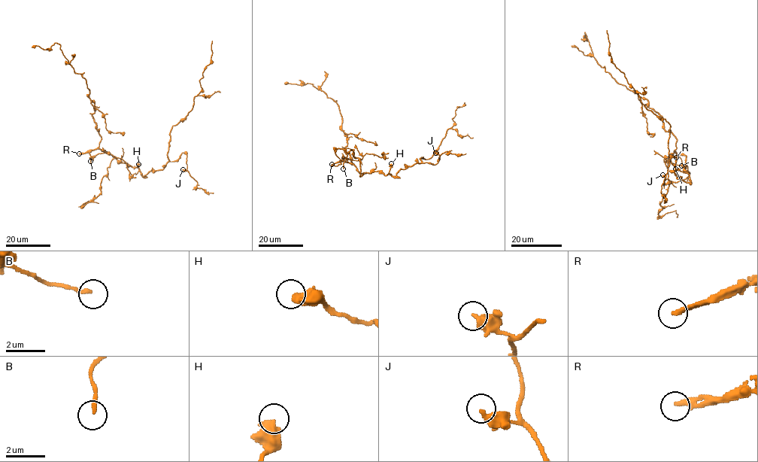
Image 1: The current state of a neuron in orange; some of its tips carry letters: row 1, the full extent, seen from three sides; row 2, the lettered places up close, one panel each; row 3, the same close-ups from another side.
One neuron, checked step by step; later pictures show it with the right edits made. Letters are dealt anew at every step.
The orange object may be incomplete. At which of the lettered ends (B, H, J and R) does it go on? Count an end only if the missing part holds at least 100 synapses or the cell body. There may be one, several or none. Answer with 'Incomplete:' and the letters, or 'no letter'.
Incomplete: R

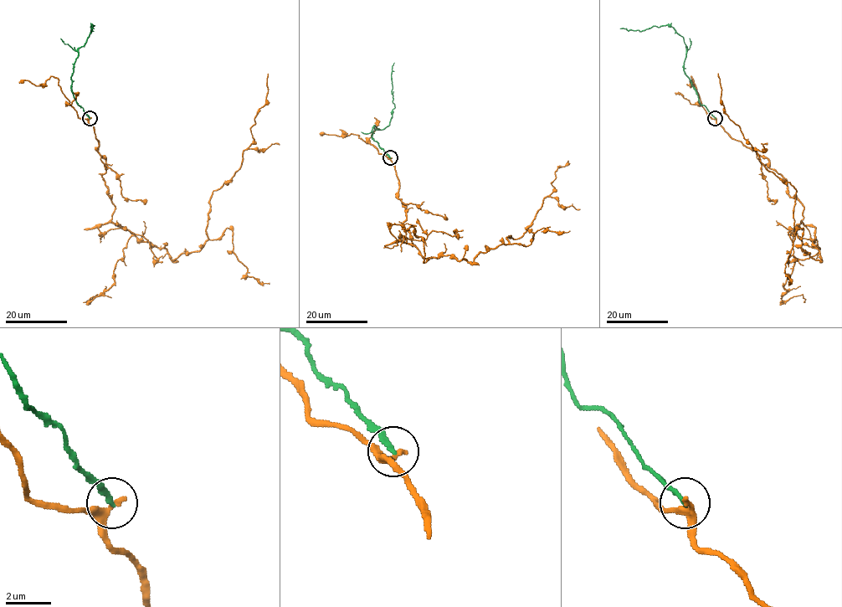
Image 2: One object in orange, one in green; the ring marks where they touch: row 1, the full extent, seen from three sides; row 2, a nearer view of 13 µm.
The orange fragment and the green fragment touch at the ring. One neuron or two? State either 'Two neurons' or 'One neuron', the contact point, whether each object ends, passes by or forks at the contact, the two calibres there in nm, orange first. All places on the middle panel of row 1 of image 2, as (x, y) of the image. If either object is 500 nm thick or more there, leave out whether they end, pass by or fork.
Two neurons. Place: (390, 157). At the ring orange passes by. At the ring green ends. Thickness 240 nm (orange) against 220 nm

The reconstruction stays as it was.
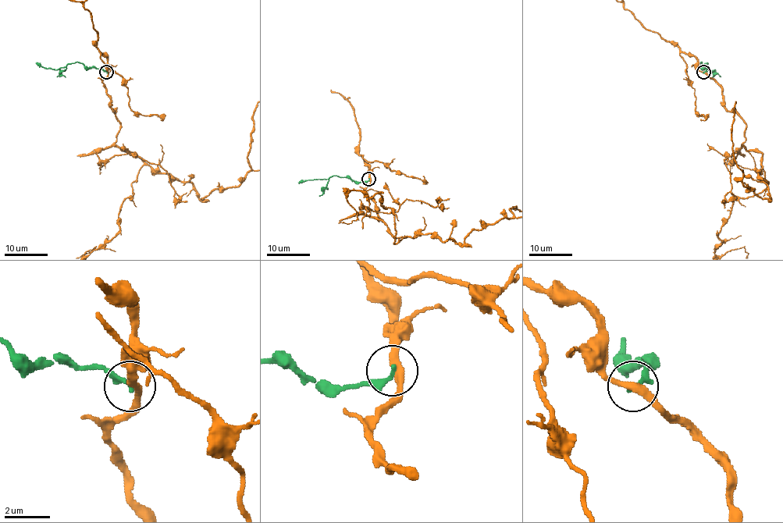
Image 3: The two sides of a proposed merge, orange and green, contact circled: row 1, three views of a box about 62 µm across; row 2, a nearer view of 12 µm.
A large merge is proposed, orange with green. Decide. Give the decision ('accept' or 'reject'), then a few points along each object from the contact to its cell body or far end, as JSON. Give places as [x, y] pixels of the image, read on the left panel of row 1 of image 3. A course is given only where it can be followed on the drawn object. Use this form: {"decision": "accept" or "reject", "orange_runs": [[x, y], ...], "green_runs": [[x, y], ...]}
{"decision": "reject", "orange_runs": [[106, 72], [116, 144], [199, 197], [236, 187], [251, 168], [255, 105]], "green_runs": [[106, 72], [78, 62], [52, 69], [40, 66], [36, 62]]}

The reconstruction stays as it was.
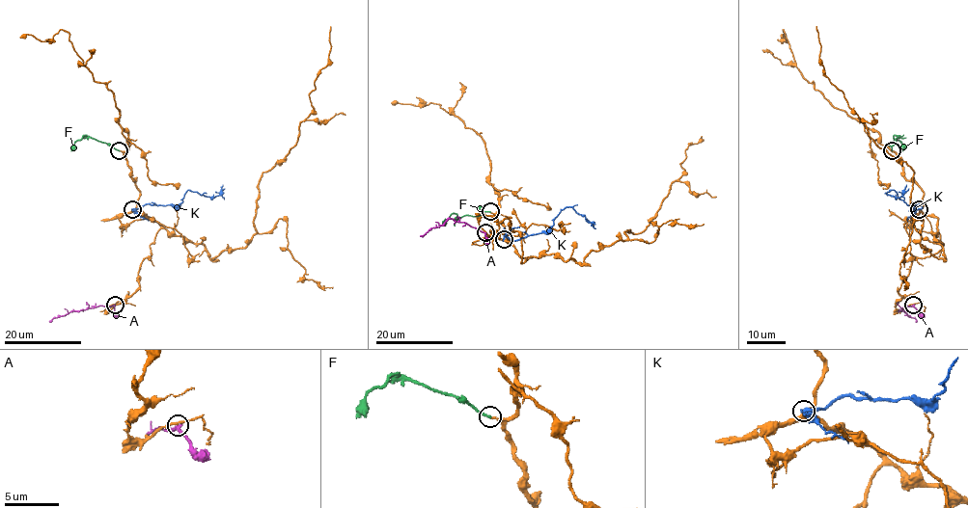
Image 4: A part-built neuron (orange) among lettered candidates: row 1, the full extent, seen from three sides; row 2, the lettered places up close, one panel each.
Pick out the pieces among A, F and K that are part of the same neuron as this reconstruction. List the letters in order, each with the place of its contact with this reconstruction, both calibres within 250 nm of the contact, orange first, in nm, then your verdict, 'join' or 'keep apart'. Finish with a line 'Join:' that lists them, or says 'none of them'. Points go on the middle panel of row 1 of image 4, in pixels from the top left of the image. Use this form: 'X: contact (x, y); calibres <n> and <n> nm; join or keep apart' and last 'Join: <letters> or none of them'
A: contact (485, 232); calibres 160 and 220 nm; keep apart
F: contact (490, 211); calibres 150 and 170 nm; join
K: contact (504, 239); calibres 360 and 380 nm; keep apart
Join: F

